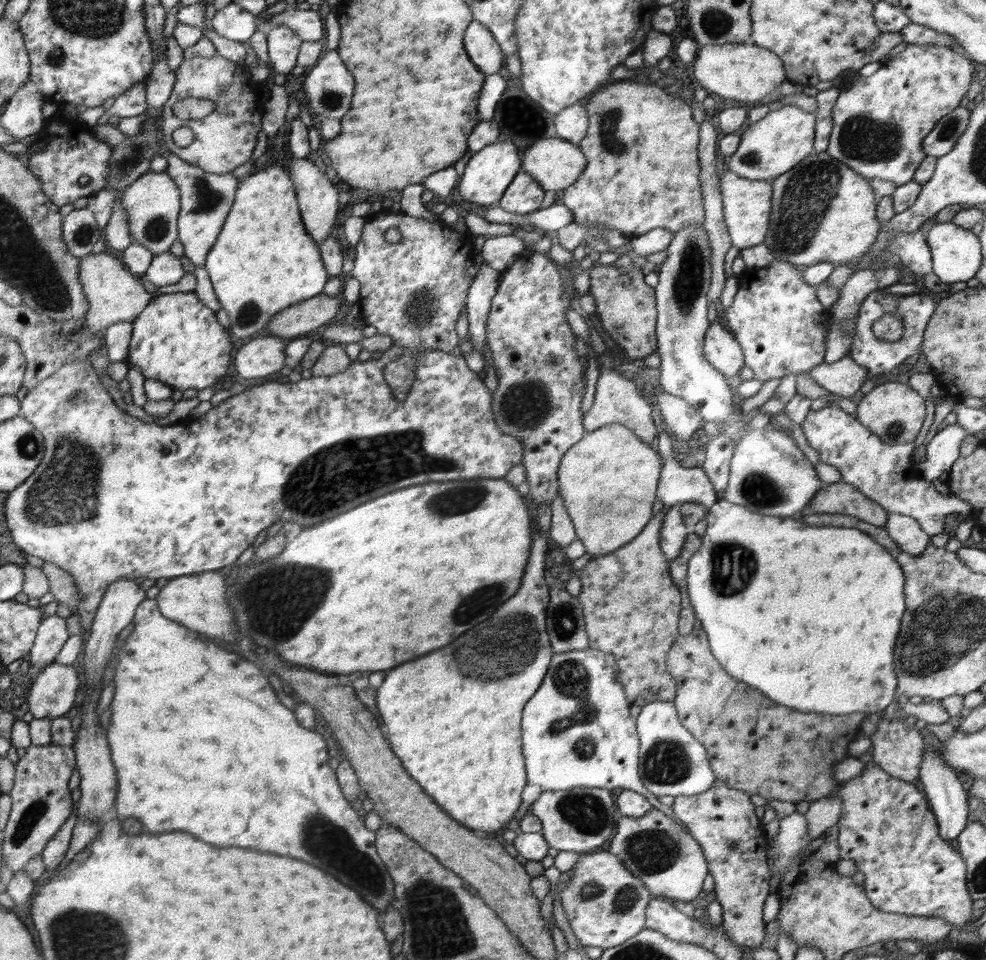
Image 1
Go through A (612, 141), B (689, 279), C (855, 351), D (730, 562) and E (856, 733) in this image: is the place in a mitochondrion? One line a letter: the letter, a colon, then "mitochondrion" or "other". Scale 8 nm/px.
A: mitochondrion
B: mitochondrion
C: other
D: mitochondrion
E: other

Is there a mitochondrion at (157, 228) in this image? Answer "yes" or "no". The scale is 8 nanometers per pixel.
yes

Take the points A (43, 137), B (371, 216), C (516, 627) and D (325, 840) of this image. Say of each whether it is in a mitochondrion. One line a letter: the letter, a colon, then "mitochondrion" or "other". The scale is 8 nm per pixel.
A: other
B: other
C: mitochondrion
D: mitochondrion

